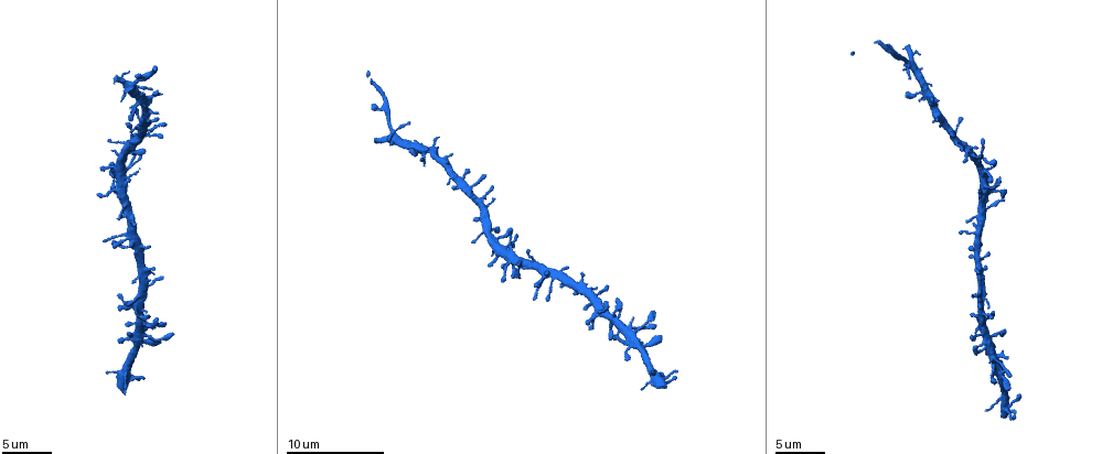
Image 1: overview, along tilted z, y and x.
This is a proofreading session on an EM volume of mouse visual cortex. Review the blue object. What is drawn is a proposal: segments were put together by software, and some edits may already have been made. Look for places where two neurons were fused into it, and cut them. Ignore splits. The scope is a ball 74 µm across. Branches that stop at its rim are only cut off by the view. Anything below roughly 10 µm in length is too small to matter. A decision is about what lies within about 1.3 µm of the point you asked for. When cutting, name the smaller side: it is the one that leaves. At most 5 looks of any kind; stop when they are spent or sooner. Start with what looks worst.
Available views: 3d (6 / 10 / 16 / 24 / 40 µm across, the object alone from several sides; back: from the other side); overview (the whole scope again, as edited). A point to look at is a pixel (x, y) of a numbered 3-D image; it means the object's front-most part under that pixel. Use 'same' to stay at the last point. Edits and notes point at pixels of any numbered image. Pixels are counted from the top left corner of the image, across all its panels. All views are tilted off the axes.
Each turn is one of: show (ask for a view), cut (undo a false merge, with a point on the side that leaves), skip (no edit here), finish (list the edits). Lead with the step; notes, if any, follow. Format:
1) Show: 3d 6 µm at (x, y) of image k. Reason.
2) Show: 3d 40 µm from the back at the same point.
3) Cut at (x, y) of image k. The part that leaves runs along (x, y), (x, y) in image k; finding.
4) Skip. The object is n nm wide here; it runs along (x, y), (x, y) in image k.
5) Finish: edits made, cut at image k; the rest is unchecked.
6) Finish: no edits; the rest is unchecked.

Show: 3d 6 µm at (119, 174) of image 1. Looks like a crossing.

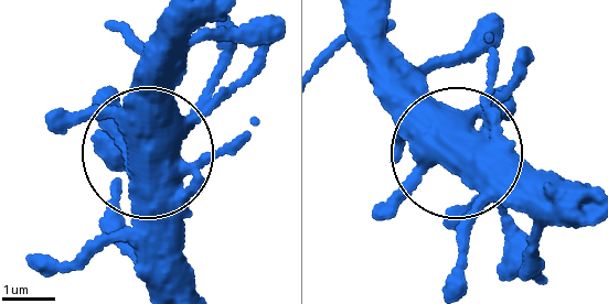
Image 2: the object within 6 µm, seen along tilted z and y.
Skip. The side arm is 29 µm long; it runs along (178, 171), (148, 138), (152, 46) in image 2; all the same neuron.

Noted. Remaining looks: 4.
Show: 3d 10 µm at (141, 290) of image 1. Two arms in line, one across.

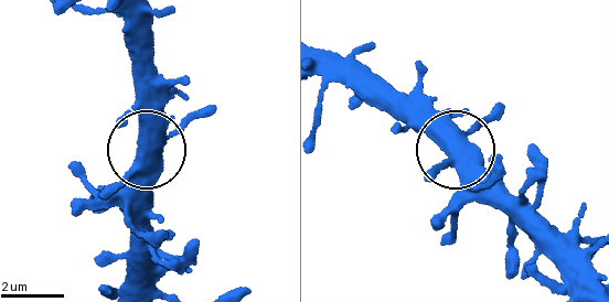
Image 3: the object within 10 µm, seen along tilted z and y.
Skip. Continuous, no second neuron.

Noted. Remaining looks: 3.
Show: 3d 6 µm at (143, 106) of image 1. A narrow waist.

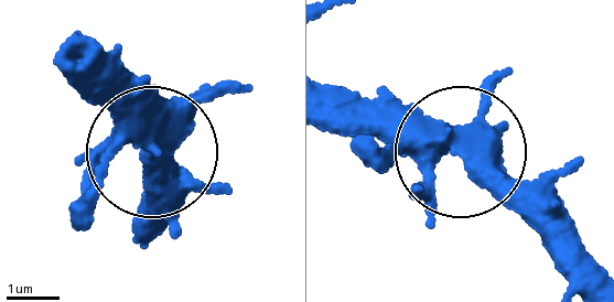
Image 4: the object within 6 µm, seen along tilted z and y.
Skip. One neuron here.

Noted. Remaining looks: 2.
Finish: no edits; the rest is unchecked.

